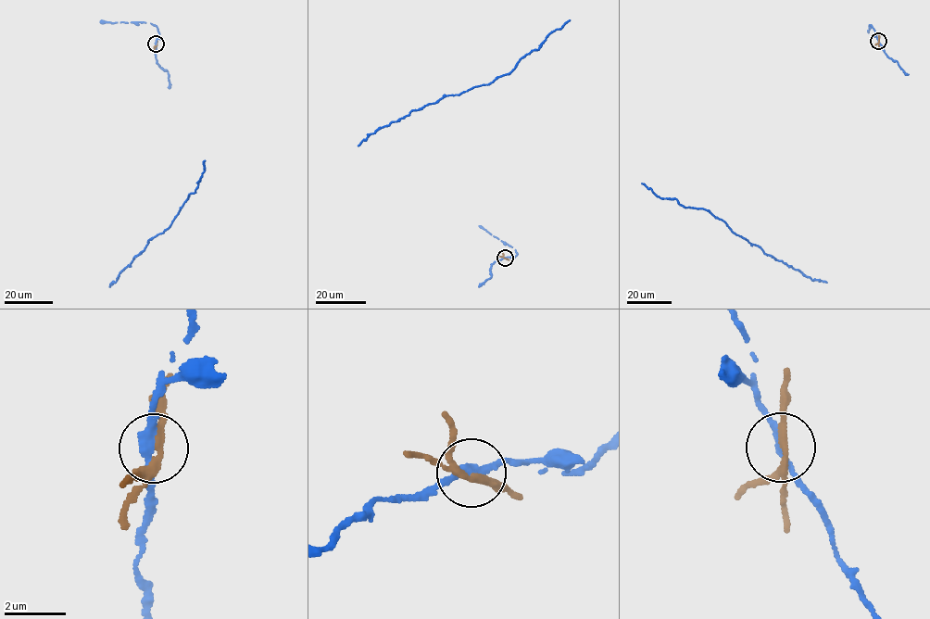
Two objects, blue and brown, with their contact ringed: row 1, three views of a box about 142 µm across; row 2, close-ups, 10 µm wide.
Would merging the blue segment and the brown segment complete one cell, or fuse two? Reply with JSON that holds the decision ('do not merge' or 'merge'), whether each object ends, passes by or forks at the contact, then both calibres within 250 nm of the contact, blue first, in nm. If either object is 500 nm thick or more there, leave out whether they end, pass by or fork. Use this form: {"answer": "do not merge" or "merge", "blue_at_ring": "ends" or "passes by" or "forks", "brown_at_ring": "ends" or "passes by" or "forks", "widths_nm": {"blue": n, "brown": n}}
{"answer": "do not merge", "blue_at_ring": "passes by", "brown_at_ring": "passes by", "widths_nm": {"blue": 240, "brown": 200}}

